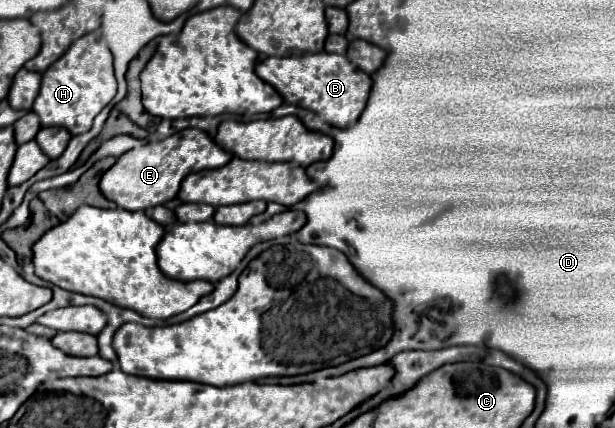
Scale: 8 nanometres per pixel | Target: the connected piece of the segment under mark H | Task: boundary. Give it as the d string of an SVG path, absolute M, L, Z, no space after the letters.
M100 30L78 38L62 58L58 58L44 74L40 92L34 100L34 112L42 126L64 126L70 134L84 134L92 128L92 120L116 96L116 78L112 54Z

